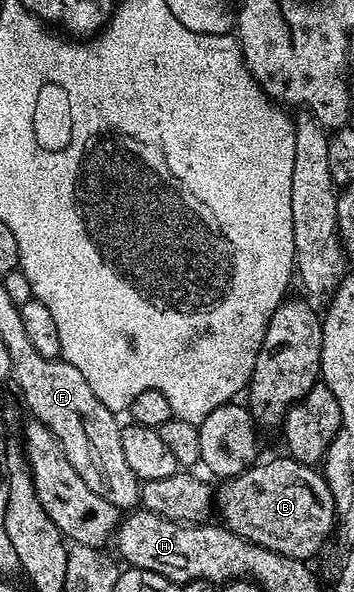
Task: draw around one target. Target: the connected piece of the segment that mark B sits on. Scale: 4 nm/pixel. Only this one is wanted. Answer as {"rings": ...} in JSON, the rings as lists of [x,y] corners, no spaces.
{"rings":[[[282,454],[282,456],[275,457],[274,460],[267,461],[266,464],[264,464],[264,462],[256,463],[252,468],[248,468],[245,472],[240,472],[237,476],[228,477],[222,484],[225,485],[223,485],[221,489],[218,487],[215,492],[215,508],[216,511],[217,508],[221,511],[220,523],[228,528],[230,532],[237,532],[245,540],[250,540],[252,544],[263,546],[275,554],[283,554],[292,560],[304,560],[306,562],[312,561],[312,556],[315,555],[328,540],[330,543],[331,537],[334,535],[337,527],[337,508],[333,505],[333,495],[329,489],[328,482],[325,480],[324,475],[322,475],[314,465],[304,464],[298,460],[294,460],[293,457],[288,454]]]}

